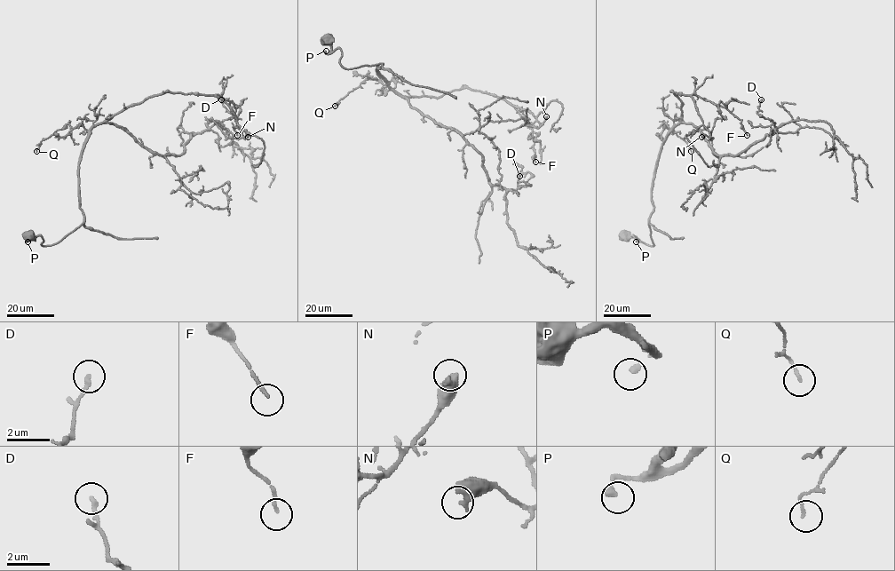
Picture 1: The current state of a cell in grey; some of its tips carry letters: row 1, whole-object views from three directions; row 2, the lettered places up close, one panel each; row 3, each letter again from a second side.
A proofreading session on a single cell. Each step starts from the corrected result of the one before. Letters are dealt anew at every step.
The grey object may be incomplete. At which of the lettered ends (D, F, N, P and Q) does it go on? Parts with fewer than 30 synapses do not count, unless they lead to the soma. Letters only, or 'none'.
none

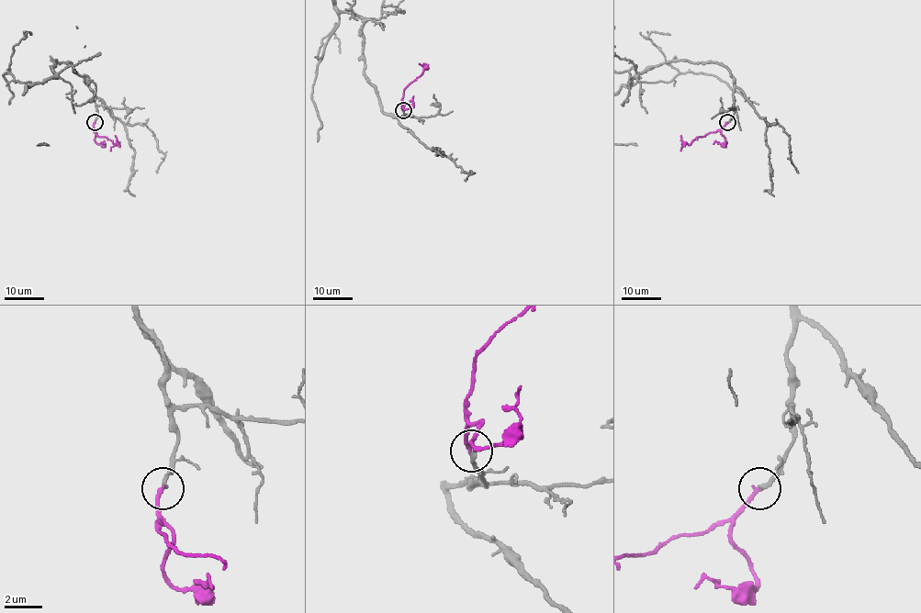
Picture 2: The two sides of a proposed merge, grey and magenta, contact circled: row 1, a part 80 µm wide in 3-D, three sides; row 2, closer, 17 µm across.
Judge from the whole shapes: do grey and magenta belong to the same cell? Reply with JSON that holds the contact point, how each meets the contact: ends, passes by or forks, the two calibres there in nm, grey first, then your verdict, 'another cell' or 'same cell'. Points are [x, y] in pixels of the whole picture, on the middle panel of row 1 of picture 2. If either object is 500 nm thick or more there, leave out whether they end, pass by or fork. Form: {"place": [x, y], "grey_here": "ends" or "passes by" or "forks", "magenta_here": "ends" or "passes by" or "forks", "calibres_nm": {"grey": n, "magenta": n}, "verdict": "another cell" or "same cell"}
{"place": [403, 110], "grey_here": "ends", "magenta_here": "ends", "calibres_nm": {"grey": 260, "magenta": 200}, "verdict": "same cell"}

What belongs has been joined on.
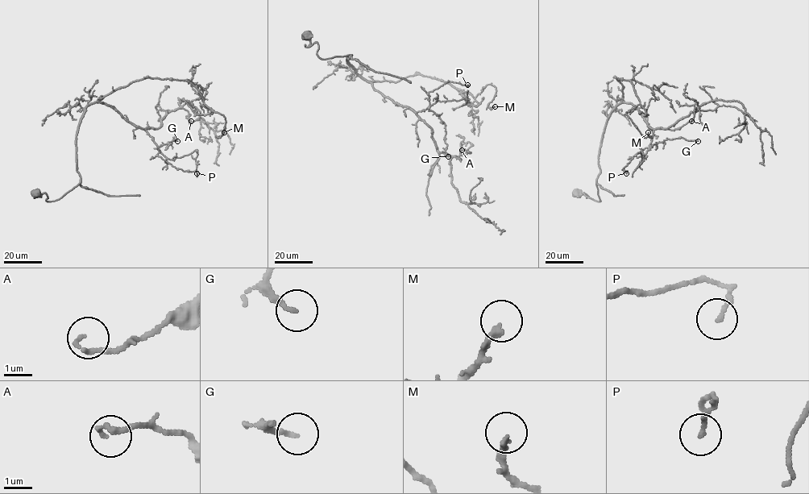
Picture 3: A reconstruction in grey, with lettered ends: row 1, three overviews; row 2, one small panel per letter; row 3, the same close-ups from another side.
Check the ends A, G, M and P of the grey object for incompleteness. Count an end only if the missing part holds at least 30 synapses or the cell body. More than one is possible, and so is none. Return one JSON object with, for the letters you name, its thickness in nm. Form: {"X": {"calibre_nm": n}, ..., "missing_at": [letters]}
{"missing_at": []}

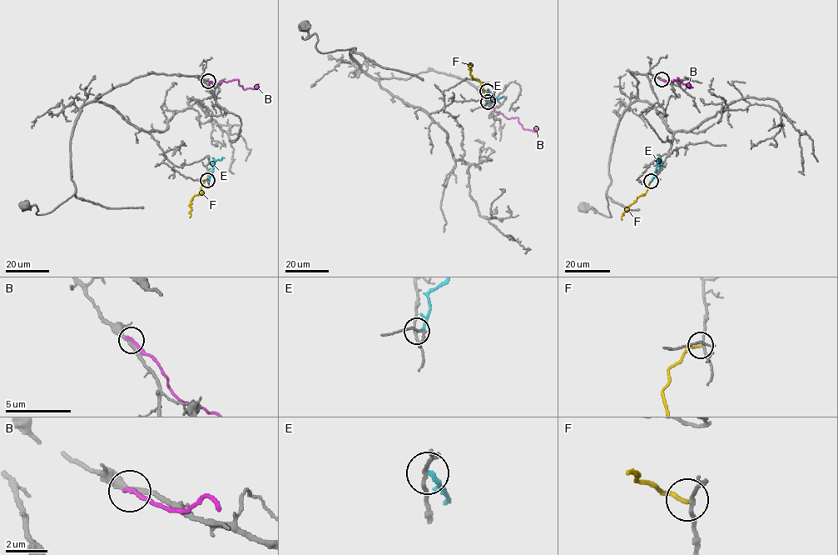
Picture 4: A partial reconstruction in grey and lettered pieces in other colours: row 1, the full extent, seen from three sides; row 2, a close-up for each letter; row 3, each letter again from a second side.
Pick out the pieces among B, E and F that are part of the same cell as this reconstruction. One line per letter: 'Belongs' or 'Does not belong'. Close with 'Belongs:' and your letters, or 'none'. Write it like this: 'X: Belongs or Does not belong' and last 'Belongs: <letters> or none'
B: Does not belong
E: Does not belong
F: Does not belong
Belongs: none

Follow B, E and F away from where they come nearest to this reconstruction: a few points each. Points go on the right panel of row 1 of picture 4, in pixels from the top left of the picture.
B: (661, 80), (672, 82), (678, 80), (677, 77), (689, 88), (692, 87), (690, 82)
E: (651, 181), (659, 162), (656, 158)
F: (651, 181), (645, 193), (627, 208), (622, 219)

